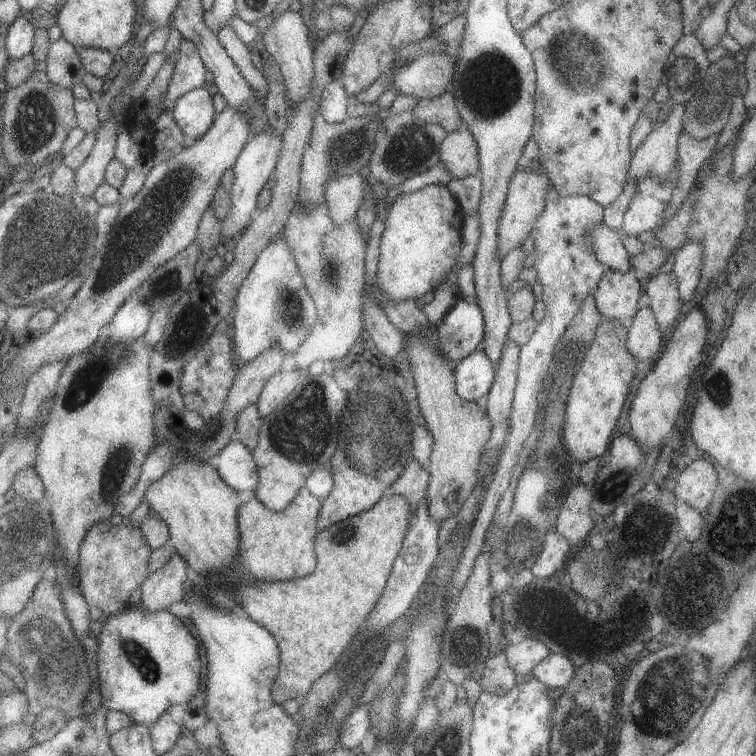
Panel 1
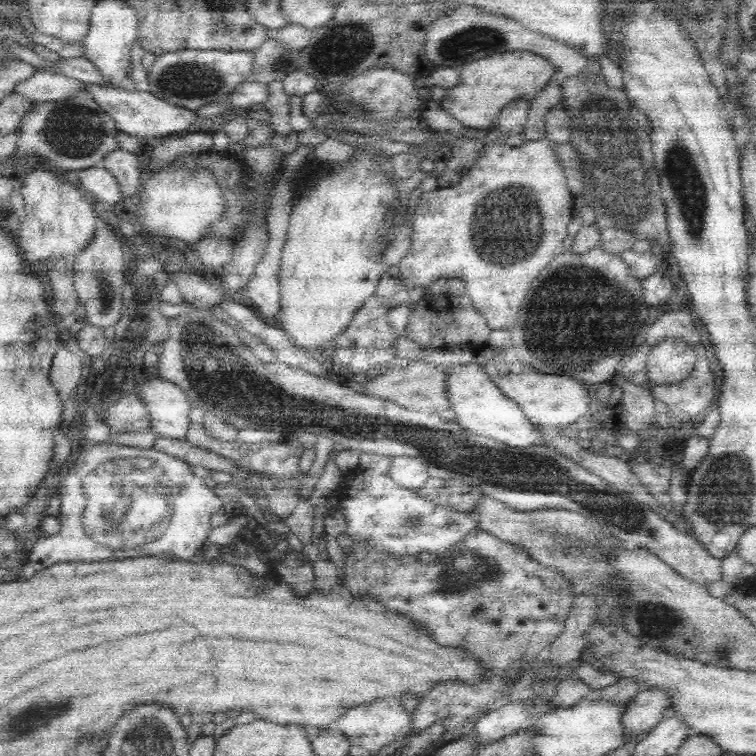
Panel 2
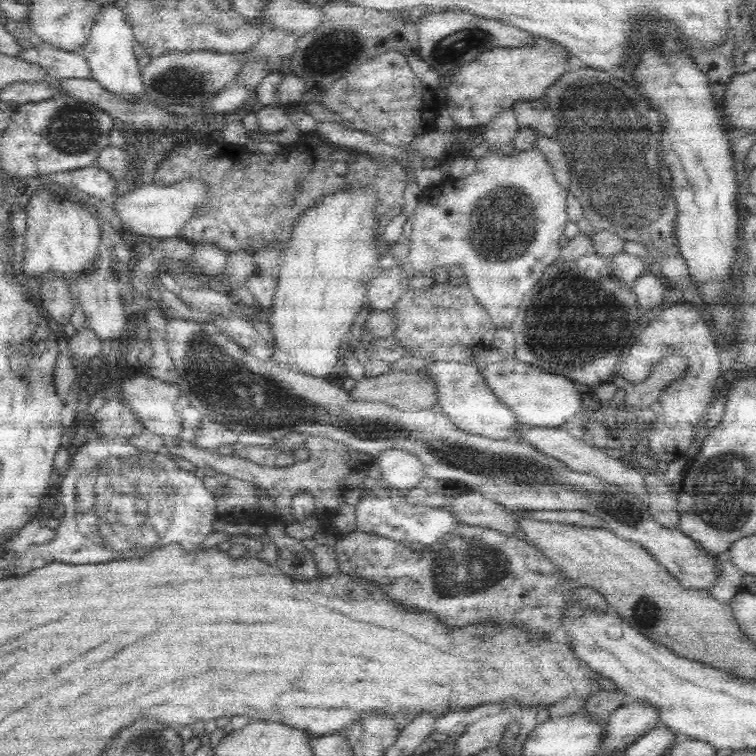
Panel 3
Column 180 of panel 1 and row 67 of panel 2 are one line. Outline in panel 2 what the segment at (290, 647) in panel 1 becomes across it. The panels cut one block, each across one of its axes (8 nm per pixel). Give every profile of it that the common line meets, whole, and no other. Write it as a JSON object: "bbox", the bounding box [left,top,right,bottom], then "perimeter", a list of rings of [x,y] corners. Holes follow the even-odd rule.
{"bbox":[442,52,558,130],"perimeter":[[[504,52],[488,56],[462,66],[460,82],[454,88],[446,90],[442,108],[466,130],[494,128],[496,118],[506,108],[506,104],[522,96],[532,102],[532,98],[536,98],[548,86],[554,74],[558,74],[558,70],[546,58],[536,56],[532,52]]]}

